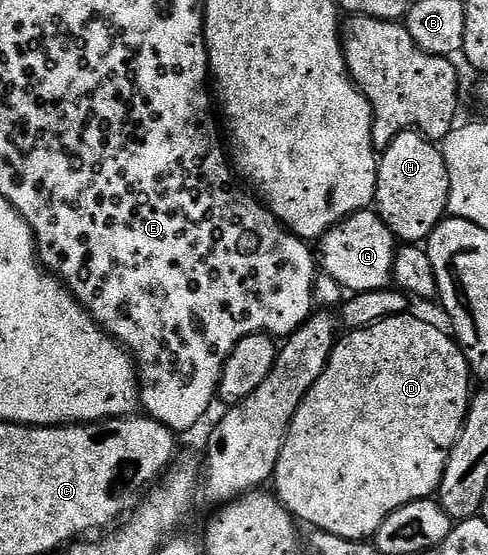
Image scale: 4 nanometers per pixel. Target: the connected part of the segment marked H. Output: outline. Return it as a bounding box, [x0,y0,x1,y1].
[377,130,449,244]

